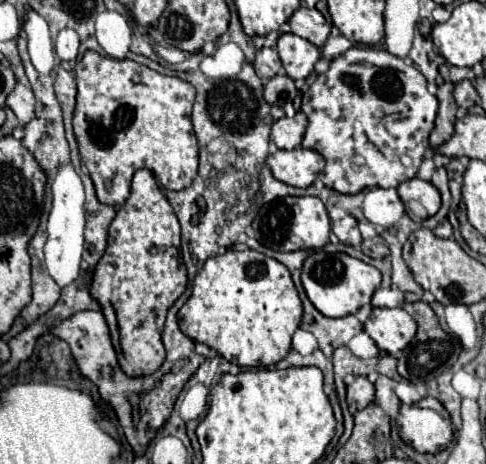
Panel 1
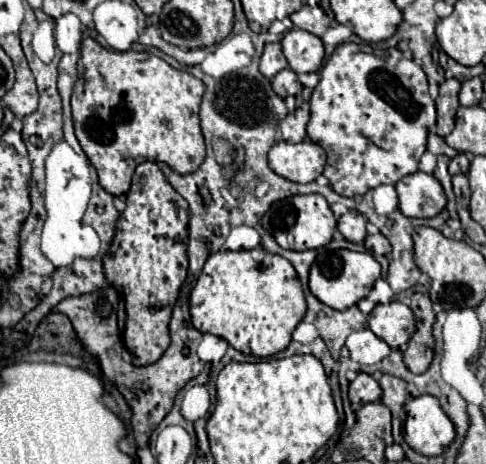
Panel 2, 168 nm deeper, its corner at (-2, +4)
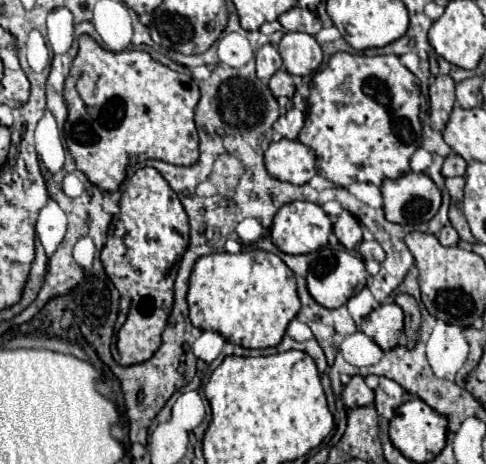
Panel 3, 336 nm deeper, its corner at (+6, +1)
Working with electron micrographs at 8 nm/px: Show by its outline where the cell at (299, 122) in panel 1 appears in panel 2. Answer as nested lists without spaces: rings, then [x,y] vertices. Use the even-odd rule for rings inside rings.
[[[296,108],[292,114],[288,114],[282,122],[280,122],[280,134],[282,140],[286,142],[302,142],[306,138],[306,124],[310,120],[310,112],[306,108]]]

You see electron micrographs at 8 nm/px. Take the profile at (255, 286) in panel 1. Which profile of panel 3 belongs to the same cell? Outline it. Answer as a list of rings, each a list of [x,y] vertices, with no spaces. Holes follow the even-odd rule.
[[[264,249],[240,253],[210,253],[196,261],[188,289],[190,321],[202,331],[216,331],[226,341],[246,349],[276,347],[288,323],[300,311],[296,277],[288,265]]]

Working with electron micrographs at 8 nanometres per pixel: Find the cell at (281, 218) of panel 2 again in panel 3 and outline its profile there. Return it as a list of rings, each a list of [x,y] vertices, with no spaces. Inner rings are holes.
[[[294,201],[284,205],[272,225],[272,243],[284,253],[314,253],[328,243],[332,221],[320,205]]]

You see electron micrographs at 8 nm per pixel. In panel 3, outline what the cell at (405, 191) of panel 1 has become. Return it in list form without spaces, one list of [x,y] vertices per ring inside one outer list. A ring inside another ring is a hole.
[[[410,171],[398,179],[384,179],[380,191],[384,215],[390,223],[426,223],[440,209],[440,189],[426,173]]]

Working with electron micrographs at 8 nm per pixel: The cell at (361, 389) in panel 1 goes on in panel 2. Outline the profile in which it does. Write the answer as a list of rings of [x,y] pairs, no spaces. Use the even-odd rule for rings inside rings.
[[[360,372],[356,376],[356,380],[350,382],[350,402],[354,406],[360,406],[360,404],[368,404],[368,402],[374,402],[382,396],[382,388],[380,384],[370,376],[370,374],[364,374]]]

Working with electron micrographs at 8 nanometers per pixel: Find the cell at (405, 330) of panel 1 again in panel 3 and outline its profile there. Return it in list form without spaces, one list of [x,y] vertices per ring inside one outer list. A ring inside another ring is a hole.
[[[396,303],[380,305],[362,321],[362,331],[374,339],[384,351],[398,345],[404,327],[404,313]]]

